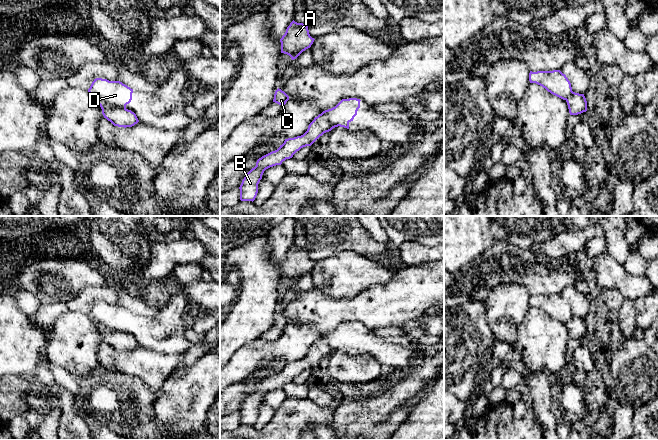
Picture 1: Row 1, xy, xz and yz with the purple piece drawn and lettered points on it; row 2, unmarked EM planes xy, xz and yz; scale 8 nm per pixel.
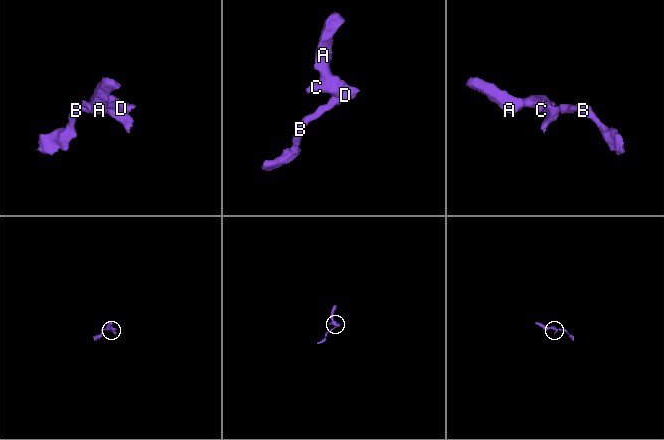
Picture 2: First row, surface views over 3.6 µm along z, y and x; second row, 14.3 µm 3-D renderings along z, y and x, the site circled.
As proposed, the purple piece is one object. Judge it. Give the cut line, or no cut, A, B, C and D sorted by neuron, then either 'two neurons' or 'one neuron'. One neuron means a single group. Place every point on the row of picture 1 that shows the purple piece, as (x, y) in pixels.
xy (92, 94), (110, 105), (125, 108) | A C D / B | two neurons

